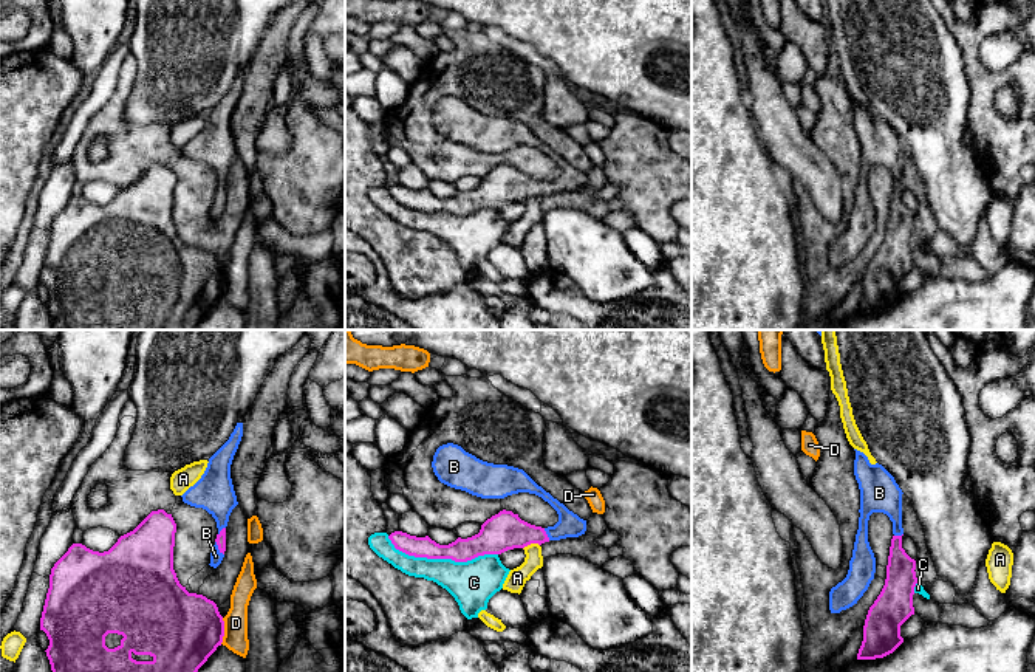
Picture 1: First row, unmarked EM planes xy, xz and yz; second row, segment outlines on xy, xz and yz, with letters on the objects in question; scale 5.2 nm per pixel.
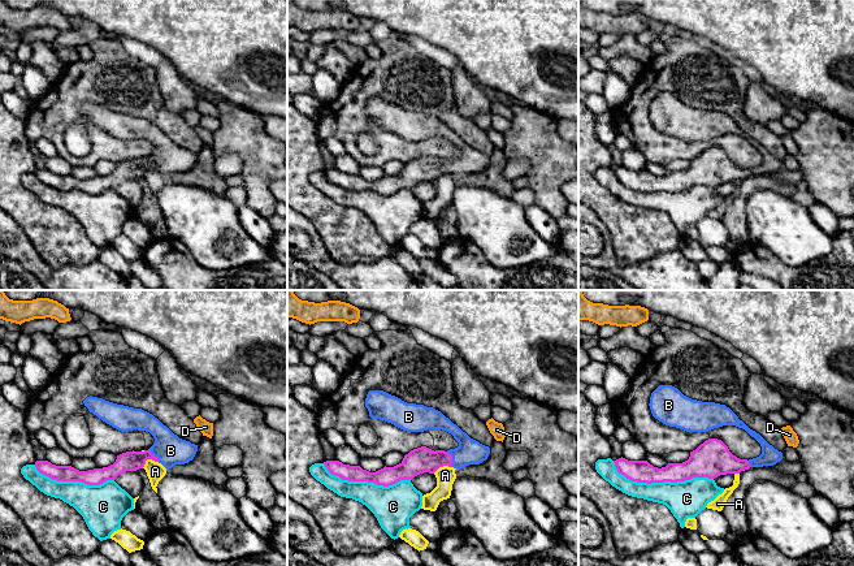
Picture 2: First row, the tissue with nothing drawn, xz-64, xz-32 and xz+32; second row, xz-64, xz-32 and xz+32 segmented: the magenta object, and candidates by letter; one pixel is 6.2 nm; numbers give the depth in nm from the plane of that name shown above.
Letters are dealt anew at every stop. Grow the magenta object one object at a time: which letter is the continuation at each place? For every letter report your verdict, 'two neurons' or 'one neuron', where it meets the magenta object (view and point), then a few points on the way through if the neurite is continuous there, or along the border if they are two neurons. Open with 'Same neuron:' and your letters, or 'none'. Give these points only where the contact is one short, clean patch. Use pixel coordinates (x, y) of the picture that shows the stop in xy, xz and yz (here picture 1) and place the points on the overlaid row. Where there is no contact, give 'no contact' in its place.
Same neuron: B
A: two neurons; contact xz (531, 542)
B: one neuron; contact xy (218, 548)
C: two neurons; contact xz (441, 558)
D: two neurons; contact xy (223, 630)

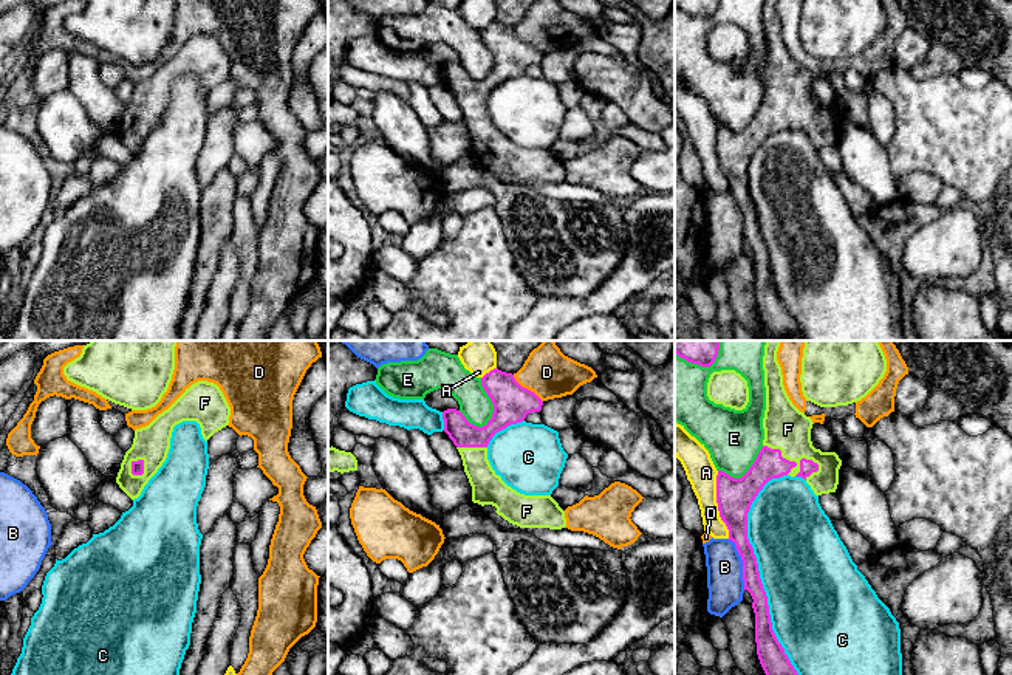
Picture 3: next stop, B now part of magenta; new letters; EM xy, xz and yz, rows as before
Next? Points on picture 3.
Same neuron: F
A: two neurons; contact yz (718, 505)
B: two neurons; contact yz (743, 564)
C: two neurons; contact yz (757, 570)
D: two neurons; contact xz (526, 389)
E: two neurons; contact xz (492, 403)
F: one neuron; contact yz (791, 462)

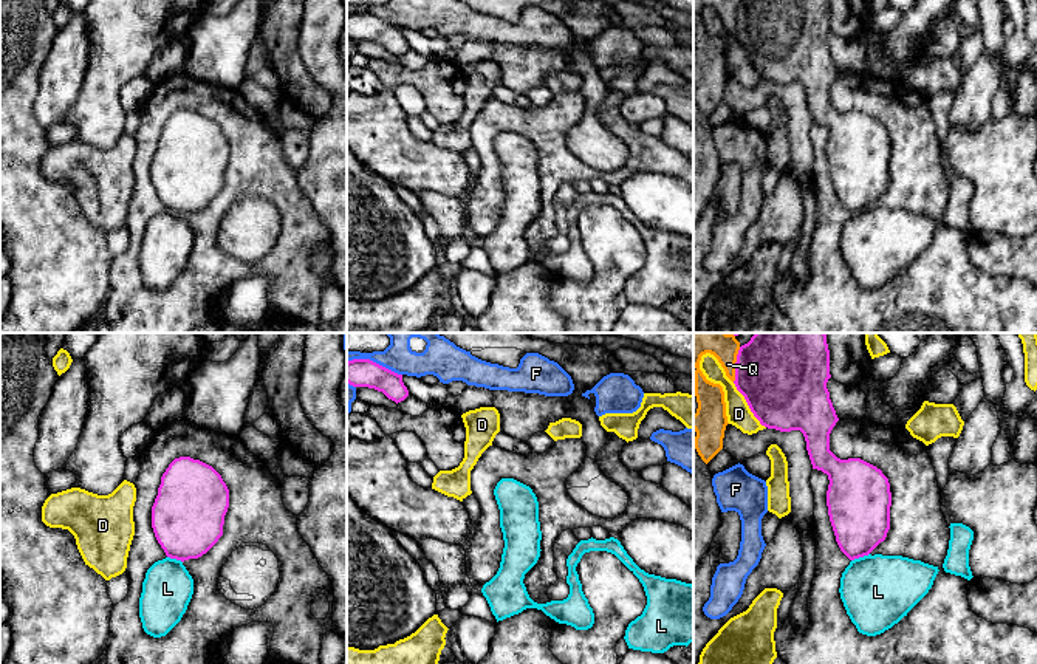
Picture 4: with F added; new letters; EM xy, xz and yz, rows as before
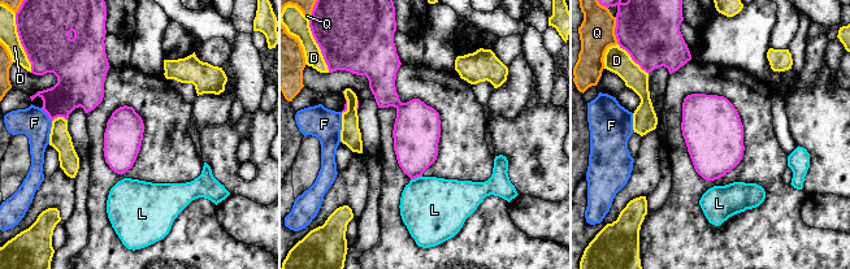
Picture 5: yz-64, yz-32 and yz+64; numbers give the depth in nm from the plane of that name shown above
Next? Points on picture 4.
Same neuron: none
D: two neurons; contact yz (748, 404)
F: two neurons; contact xz (375, 362)
L: two neurons; contact yz (859, 556); border yz (869, 553), (852, 561)
Q: two neurons; contact yz (735, 364)

